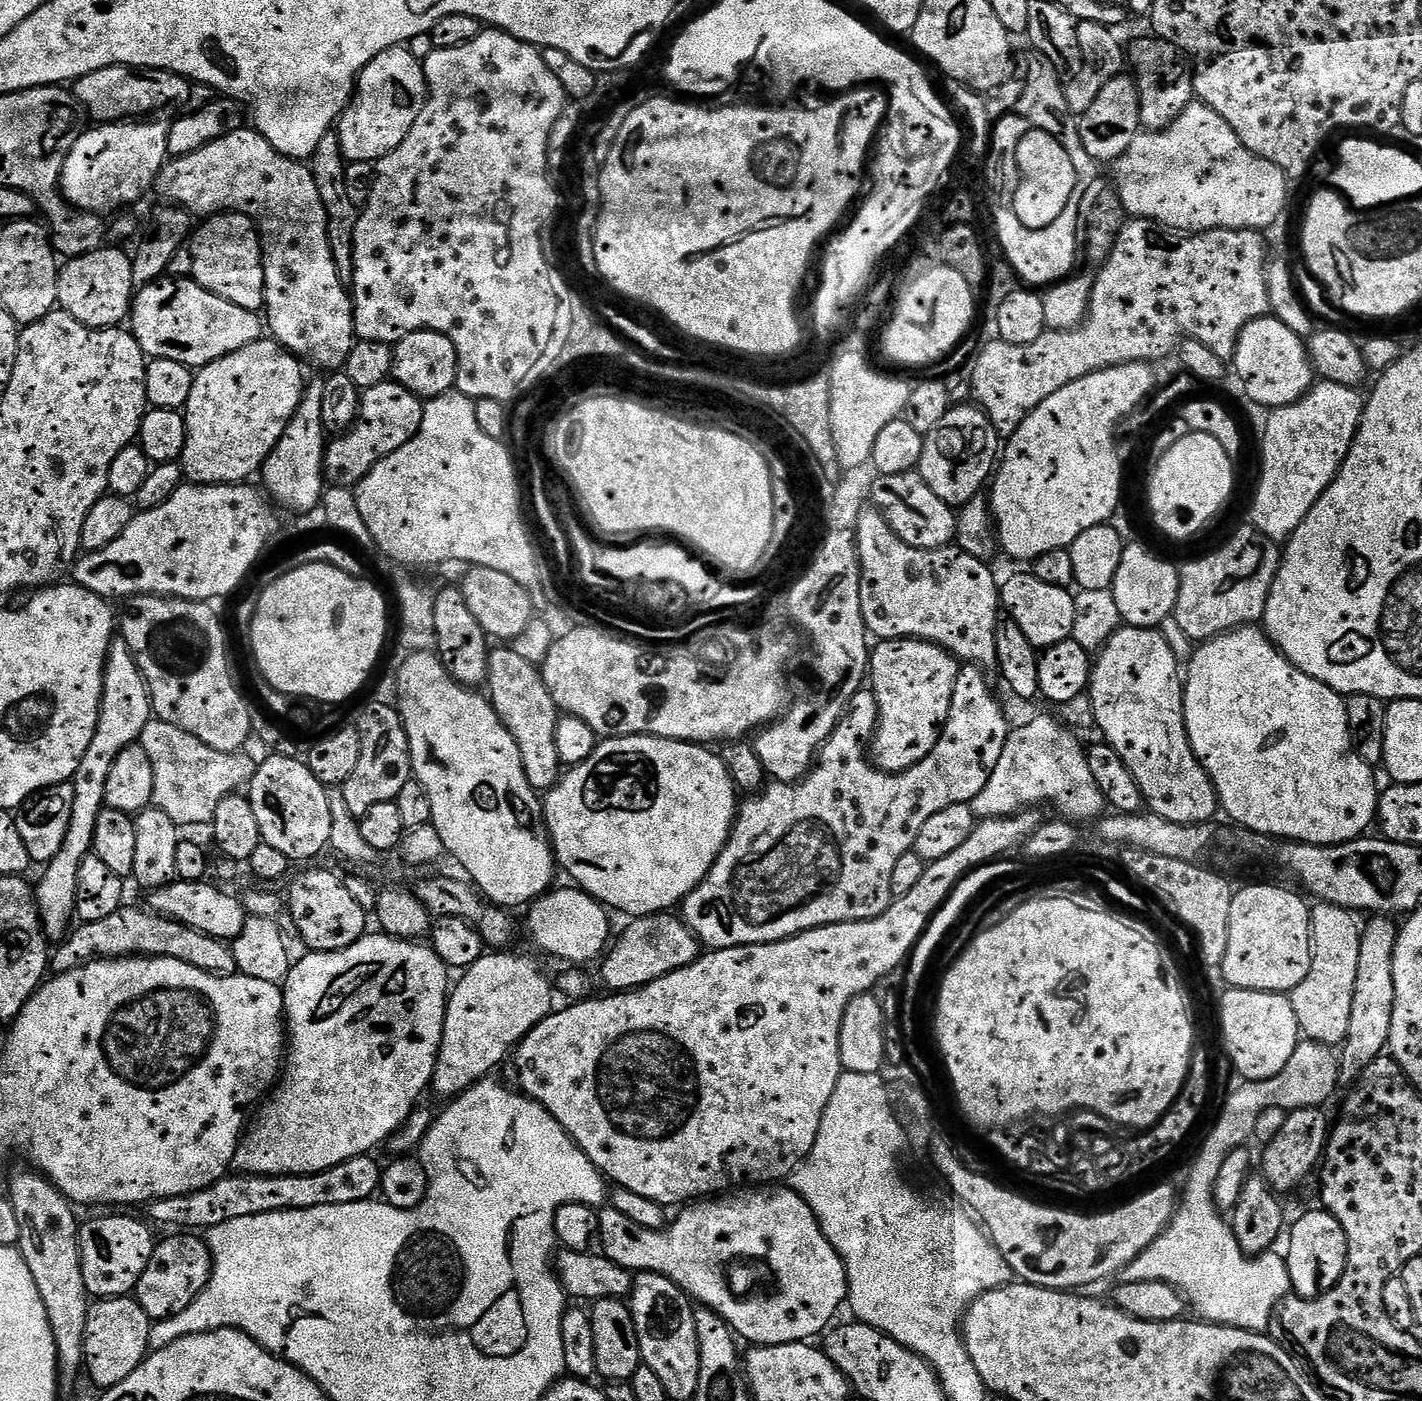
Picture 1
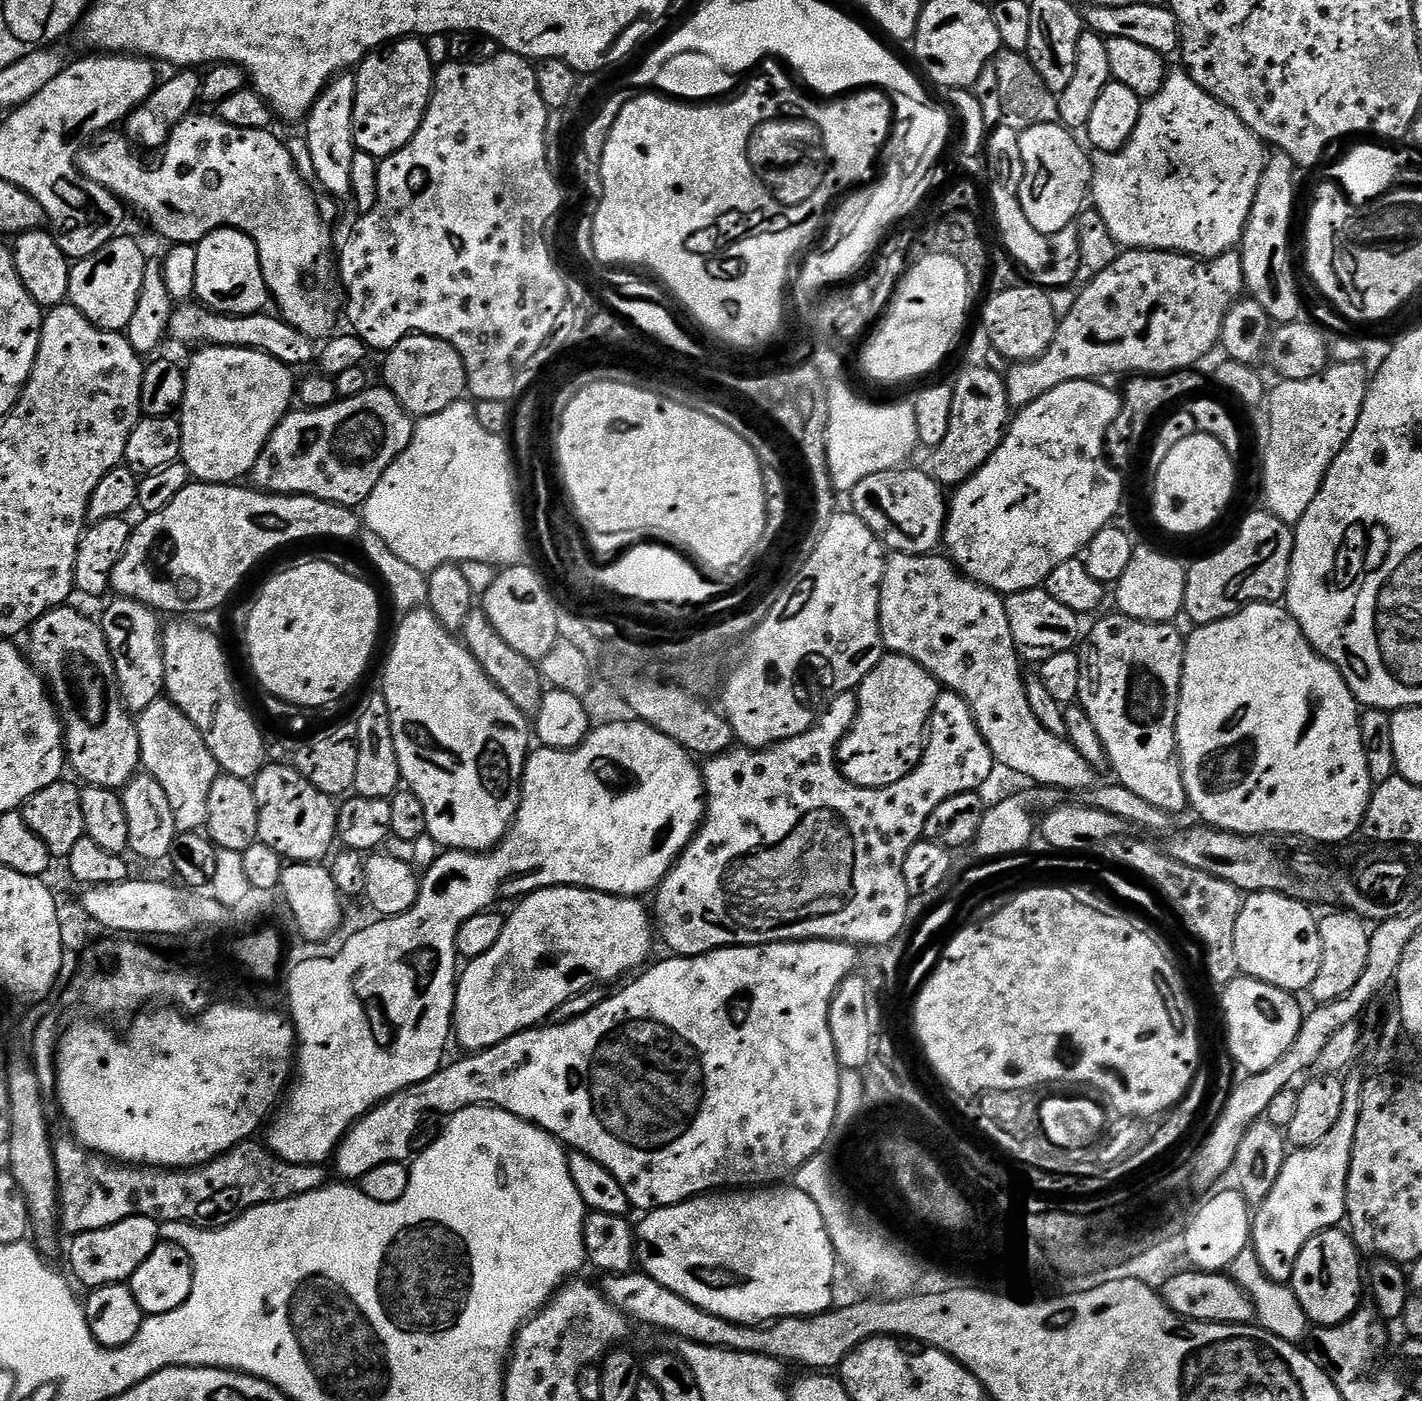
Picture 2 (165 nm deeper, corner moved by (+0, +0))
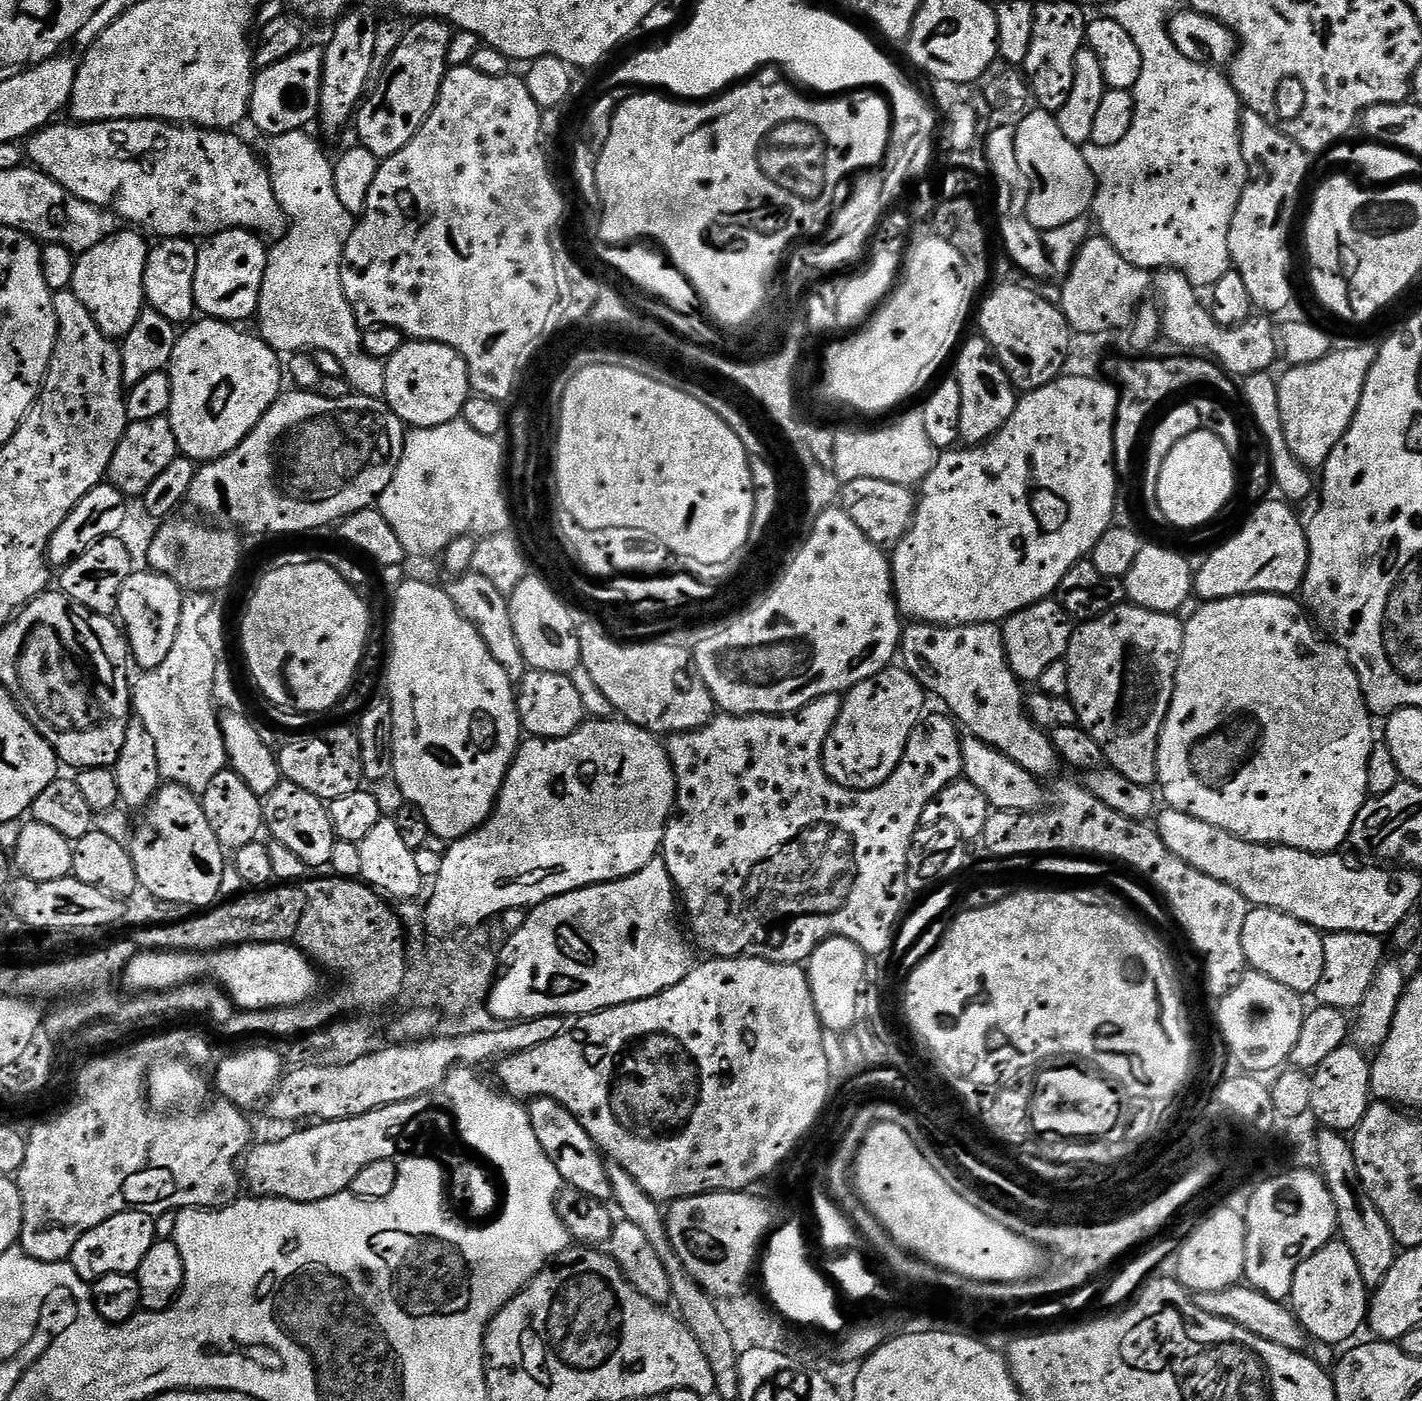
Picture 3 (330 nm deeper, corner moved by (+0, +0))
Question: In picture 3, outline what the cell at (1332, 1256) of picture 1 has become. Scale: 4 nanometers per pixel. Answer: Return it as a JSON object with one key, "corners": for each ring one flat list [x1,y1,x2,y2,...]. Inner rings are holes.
{"corners":[[1329,1242,1322,1246,1322,1250,1310,1254,1302,1266,1298,1266,1294,1274,1290,1307,1309,1337,1321,1344,1347,1345,1353,1339,1351,1336,1360,1327,1365,1327,1370,1289,1362,1282,1362,1274,1358,1274,1358,1262,1354,1262,1350,1246,1343,1242]]}

